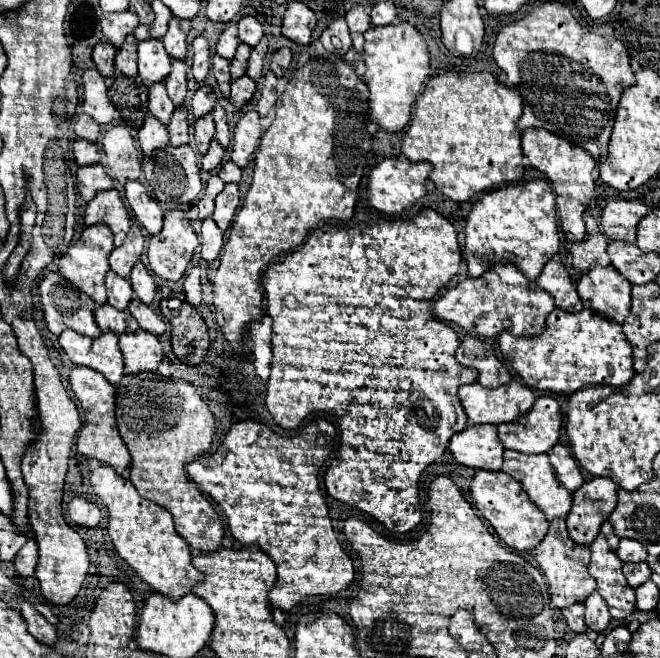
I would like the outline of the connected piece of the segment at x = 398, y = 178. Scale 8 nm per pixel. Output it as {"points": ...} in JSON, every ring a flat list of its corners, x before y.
{"points":[[383,158,371,172,367,184,367,198,373,208,383,214,399,214,415,204,425,194,425,178,431,172,429,162,409,162,405,158]]}

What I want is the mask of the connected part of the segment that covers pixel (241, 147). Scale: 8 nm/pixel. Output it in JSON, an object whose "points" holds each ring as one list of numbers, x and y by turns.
{"points":[[255,110,245,112,241,120,235,126,233,132,233,146,231,146,231,160,245,168,249,162,249,156,255,152,261,138,261,126,259,126,259,114]]}

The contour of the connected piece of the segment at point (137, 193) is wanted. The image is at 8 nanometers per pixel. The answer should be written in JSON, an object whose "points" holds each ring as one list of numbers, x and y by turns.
{"points":[[129,180,125,184,125,196,135,218,143,224,143,228,149,234,157,234,163,226,163,210,159,208,157,200,149,196,147,188,137,180]]}

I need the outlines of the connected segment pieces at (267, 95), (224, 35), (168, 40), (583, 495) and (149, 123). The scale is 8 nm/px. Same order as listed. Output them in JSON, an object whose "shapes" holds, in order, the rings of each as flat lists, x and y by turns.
{"shapes":[[[267,90,267,92,261,92,261,98,259,98,259,102,257,102,257,112,259,112,261,116,269,114,273,102,275,102,275,92,269,92,269,90]],[[229,22,227,28,221,32,219,40,217,40,217,54,221,58,227,58,231,60,235,50,237,50,237,44,239,44,239,36,237,36,237,24,235,22]],[[171,18,169,20,169,30,167,34,163,36,163,44,165,44,165,50,173,56,173,58,185,58,187,54,187,44,185,44,185,38,187,38,187,32,183,30,181,22,189,22,189,20,183,20,183,18]],[[593,478,573,492,573,506,565,518,571,540,583,546,595,540,601,524,617,506,617,490,611,478]],[[147,108,147,118,143,118,143,124,139,124,135,128,135,134,137,134,137,142,145,156,151,156,153,150,163,148,169,142,167,128,163,126,163,122,155,120,155,116,149,112,149,108]]]}

